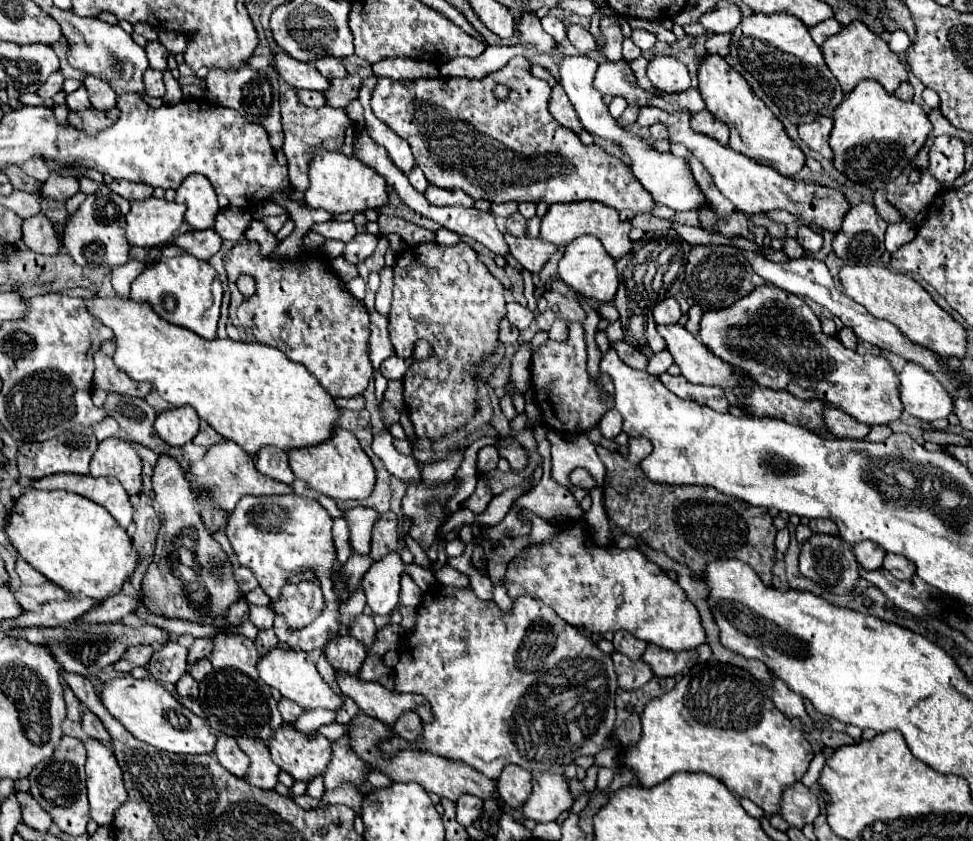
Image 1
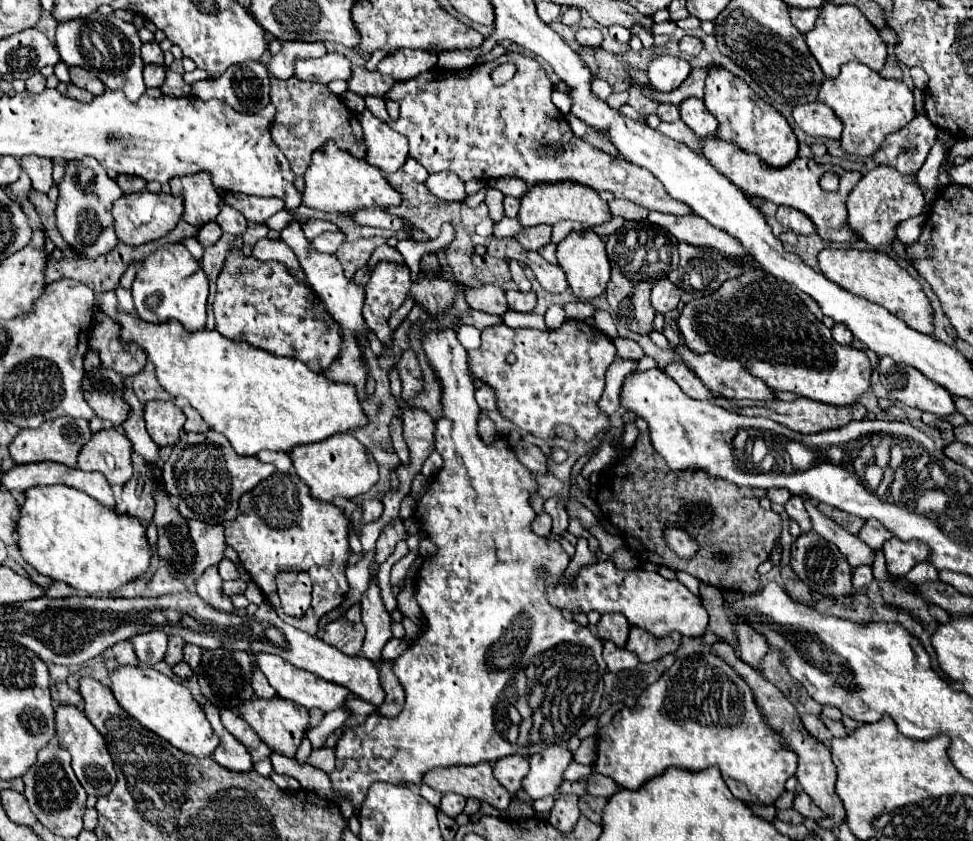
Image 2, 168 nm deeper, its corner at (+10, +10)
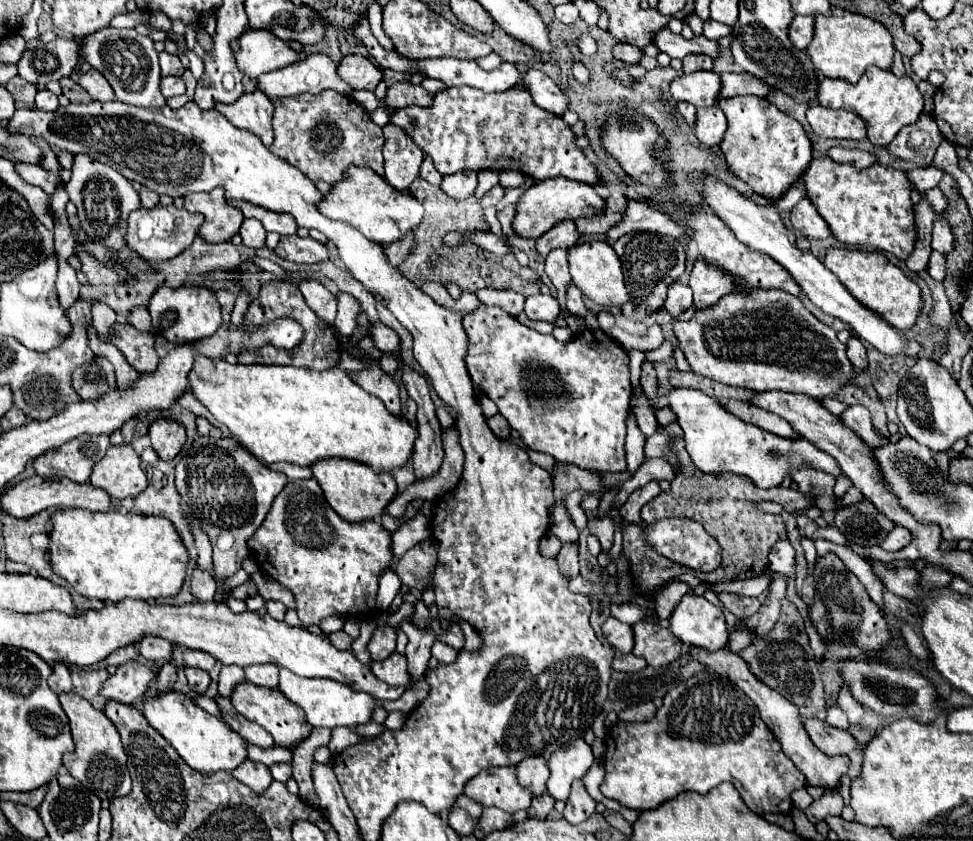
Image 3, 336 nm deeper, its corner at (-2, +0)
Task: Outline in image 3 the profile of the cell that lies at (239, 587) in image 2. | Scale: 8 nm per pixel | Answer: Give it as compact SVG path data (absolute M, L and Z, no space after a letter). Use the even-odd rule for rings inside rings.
M248 580L248 582L244 582L244 584L240 584L238 588L232 590L232 596L238 598L238 600L246 600L246 598L256 596L256 594L258 594L258 588L256 588L254 580Z

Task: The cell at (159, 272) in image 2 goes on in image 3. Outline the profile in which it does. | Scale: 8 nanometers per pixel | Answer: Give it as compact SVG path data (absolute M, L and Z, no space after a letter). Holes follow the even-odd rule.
M158 288L158 292L150 300L150 316L152 316L152 328L154 334L164 336L170 342L192 342L196 338L208 338L212 336L220 324L220 306L216 302L216 296L206 288Z

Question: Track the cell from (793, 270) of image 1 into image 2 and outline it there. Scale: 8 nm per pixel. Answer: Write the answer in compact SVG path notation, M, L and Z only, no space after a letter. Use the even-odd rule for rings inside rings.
M650 212L648 220L656 226L666 228L670 234L674 234L678 238L678 242L688 242L692 246L710 246L734 260L742 260L748 256L748 252L740 244L740 240L736 240L722 228L708 224L708 220L700 220L700 216L696 216L696 214L674 216L674 214Z

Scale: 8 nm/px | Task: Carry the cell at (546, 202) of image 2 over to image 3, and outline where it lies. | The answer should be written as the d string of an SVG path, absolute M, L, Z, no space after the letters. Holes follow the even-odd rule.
M548 178L544 182L536 182L530 186L522 198L516 204L516 214L512 220L512 228L522 238L540 238L544 232L548 232L556 222L564 218L582 218L582 216L594 216L602 212L604 200L592 186L584 182L572 182L568 178Z

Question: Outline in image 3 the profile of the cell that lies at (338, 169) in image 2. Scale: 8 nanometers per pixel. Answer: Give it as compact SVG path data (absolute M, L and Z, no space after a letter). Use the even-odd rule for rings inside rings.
M350 166L344 182L334 184L334 192L328 194L320 204L320 212L332 220L344 220L356 226L366 238L388 246L404 240L408 232L422 222L424 208L420 202L416 202L416 198L412 198L412 194L398 192L374 170Z

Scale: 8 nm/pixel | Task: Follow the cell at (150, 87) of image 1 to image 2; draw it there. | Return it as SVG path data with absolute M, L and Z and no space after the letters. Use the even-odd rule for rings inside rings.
M146 64L144 66L144 82L146 82L146 86L160 88L164 84L164 68L156 66L156 64Z

